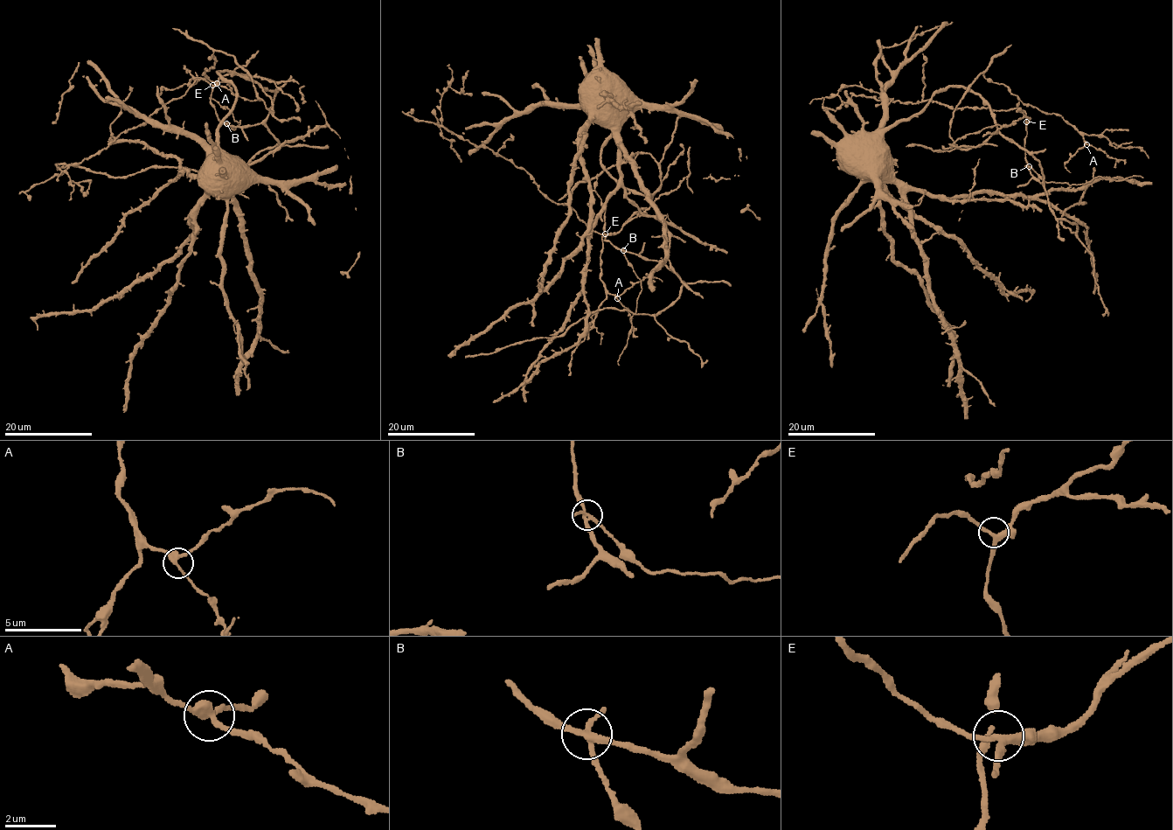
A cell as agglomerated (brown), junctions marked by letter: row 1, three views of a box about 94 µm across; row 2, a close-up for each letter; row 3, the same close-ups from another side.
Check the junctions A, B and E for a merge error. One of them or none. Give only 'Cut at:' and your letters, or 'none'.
Cut at: B

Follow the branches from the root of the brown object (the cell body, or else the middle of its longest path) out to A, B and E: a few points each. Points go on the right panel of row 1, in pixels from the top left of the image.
A: (844, 149), (953, 87), (991, 111), (997, 129), (977, 146), (961, 149), (949, 129), (982, 73), (1086, 144)
B: (844, 149), (854, 136), (922, 110), (936, 93), (967, 87), (1004, 136), (1039, 163), (1042, 183), (1028, 166)
E: (844, 149), (936, 93), (967, 87), (1039, 163), (1042, 183), (1025, 158), (1026, 122)

